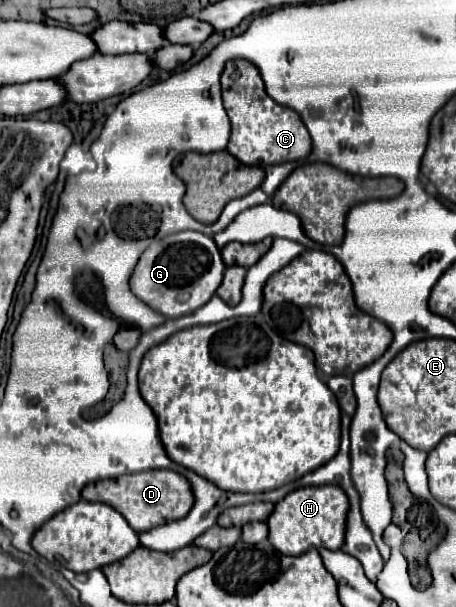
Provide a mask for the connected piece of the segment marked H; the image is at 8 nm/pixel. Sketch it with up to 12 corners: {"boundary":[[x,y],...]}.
{"boundary":[[304,486],[268,518],[270,542],[300,556],[340,550],[350,502],[340,486]]}

